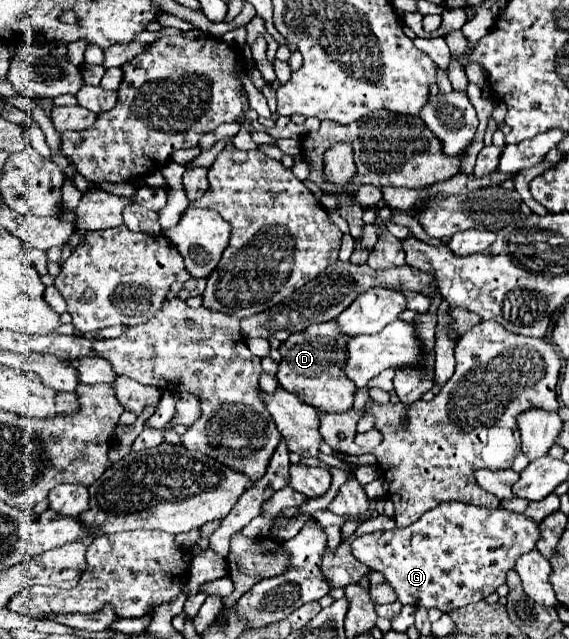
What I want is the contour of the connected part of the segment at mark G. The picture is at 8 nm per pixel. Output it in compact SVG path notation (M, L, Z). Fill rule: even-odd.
M447 502L429 510L407 528L355 538L351 542L351 554L371 570L383 572L401 604L449 612L479 602L505 584L507 570L515 566L521 554L535 548L537 538L537 524L523 514Z

